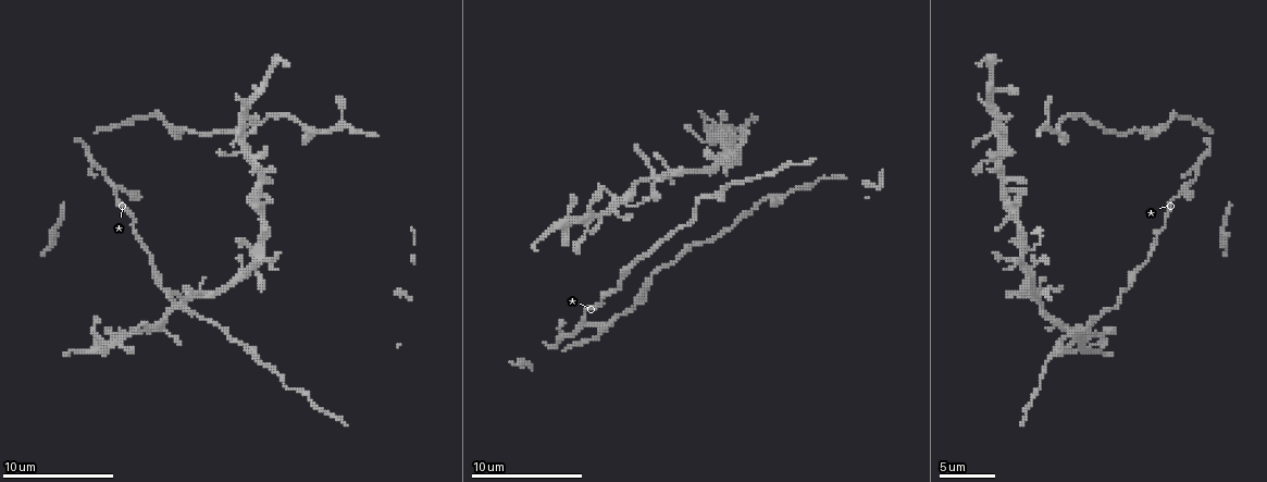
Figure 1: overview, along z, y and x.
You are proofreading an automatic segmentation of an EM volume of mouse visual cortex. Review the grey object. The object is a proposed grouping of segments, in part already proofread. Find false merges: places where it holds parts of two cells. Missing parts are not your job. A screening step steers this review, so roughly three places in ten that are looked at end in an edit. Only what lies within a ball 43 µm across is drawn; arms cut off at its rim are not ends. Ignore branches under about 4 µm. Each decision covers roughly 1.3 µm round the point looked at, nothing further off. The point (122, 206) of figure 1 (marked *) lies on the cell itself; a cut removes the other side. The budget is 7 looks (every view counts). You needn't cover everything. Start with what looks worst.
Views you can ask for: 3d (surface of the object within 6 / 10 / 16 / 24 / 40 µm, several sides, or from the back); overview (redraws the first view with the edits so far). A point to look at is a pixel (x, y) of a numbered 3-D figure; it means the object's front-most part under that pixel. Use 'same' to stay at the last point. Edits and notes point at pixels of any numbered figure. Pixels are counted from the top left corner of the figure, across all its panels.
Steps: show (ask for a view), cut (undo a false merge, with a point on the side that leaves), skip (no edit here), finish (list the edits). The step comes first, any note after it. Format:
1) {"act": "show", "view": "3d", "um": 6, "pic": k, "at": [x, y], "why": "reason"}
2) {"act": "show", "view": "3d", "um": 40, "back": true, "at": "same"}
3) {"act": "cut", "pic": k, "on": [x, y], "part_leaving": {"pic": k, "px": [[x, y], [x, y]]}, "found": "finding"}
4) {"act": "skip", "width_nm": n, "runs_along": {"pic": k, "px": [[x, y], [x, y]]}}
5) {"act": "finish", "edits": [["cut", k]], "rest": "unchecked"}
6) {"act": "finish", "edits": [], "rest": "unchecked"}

{"act": "show", "view": "3d", "um": 10, "pic": 1, "at": [1022, 256], "why": "four or more arms meet"}

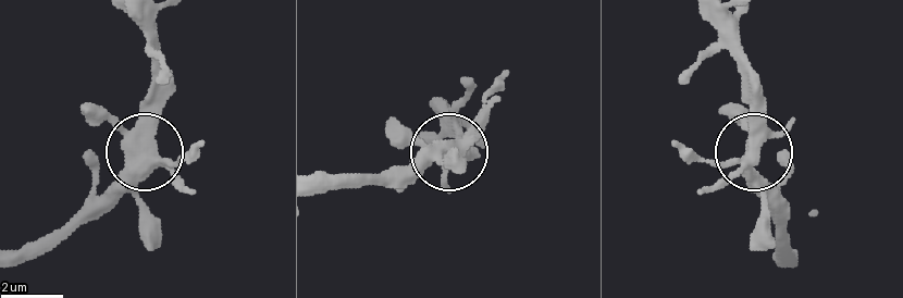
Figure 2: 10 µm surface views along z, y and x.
{"act": "skip", "side_arm_um": 16, "found": "continuous, no second cell"}

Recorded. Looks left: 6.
{"act": "show", "view": "3d", "um": 10, "pic": 1, "at": [612, 207], "why": "looks like a crossing"}

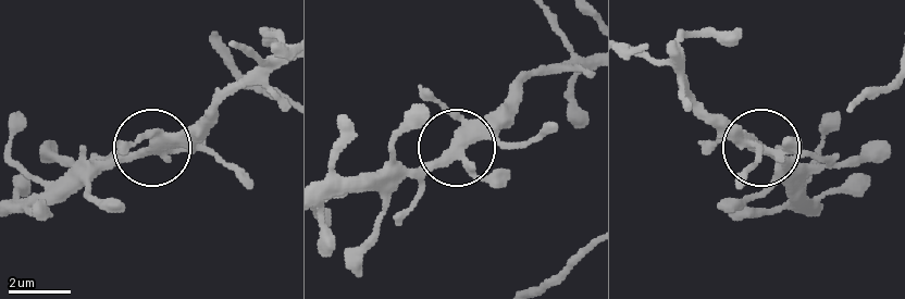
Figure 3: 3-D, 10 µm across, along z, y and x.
{"act": "skip", "arms": 4, "found": "all the same cell"}

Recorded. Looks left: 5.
{"act": "show", "view": "3d", "um": 16, "pic": 1, "at": [1073, 112], "why": "sudden change in width"}

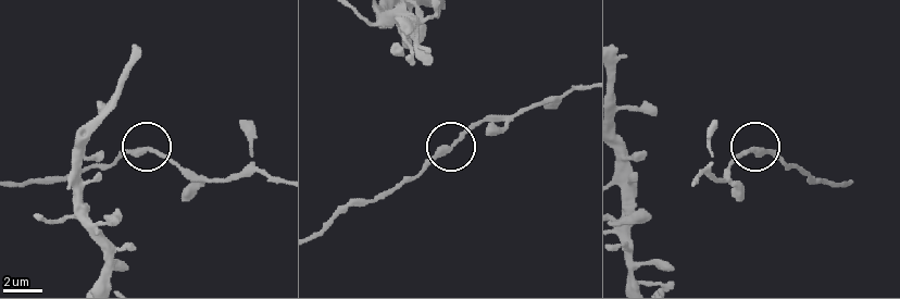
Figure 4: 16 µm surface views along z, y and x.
{"act": "skip", "runs_along": {"pic": 4, "px": [[850, 183], [817, 181], [753, 148], [727, 166]]}, "found": "all the same cell"}

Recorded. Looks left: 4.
{"act": "show", "view": "3d", "um": 10, "pic": 1, "at": [1102, 310]}

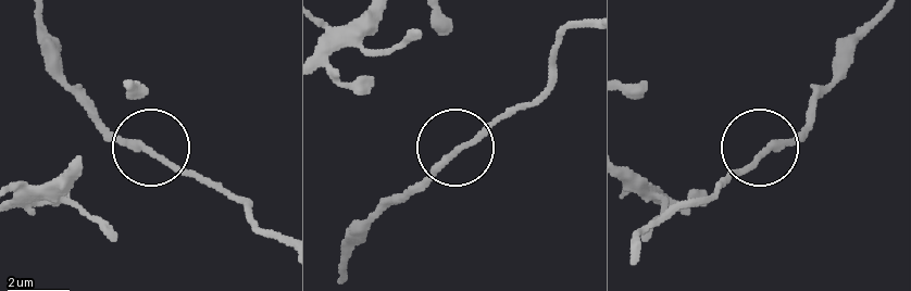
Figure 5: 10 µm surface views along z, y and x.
{"act": "skip", "width_nm": 190, "runs_along": {"pic": 5, "px": [[336, 273], [349, 241], [388, 202], [504, 109]]}, "found": "continuous, no second cell"}

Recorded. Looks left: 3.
{"act": "finish", "edits": [], "rest": "unchecked"}

